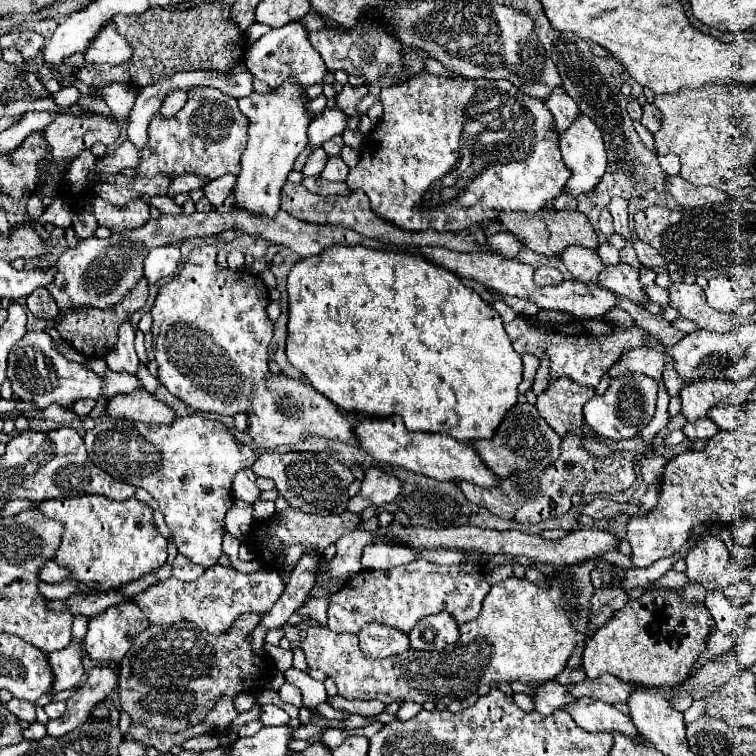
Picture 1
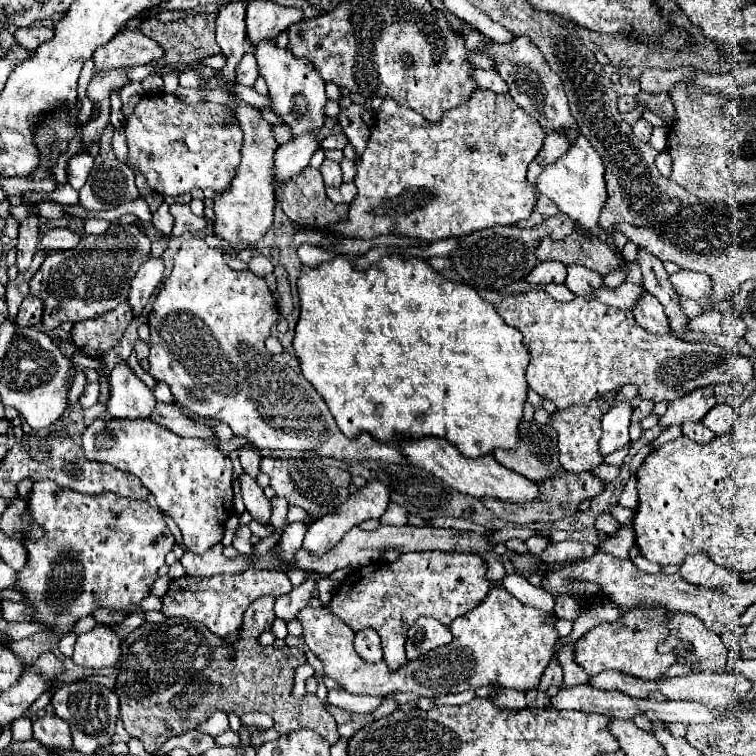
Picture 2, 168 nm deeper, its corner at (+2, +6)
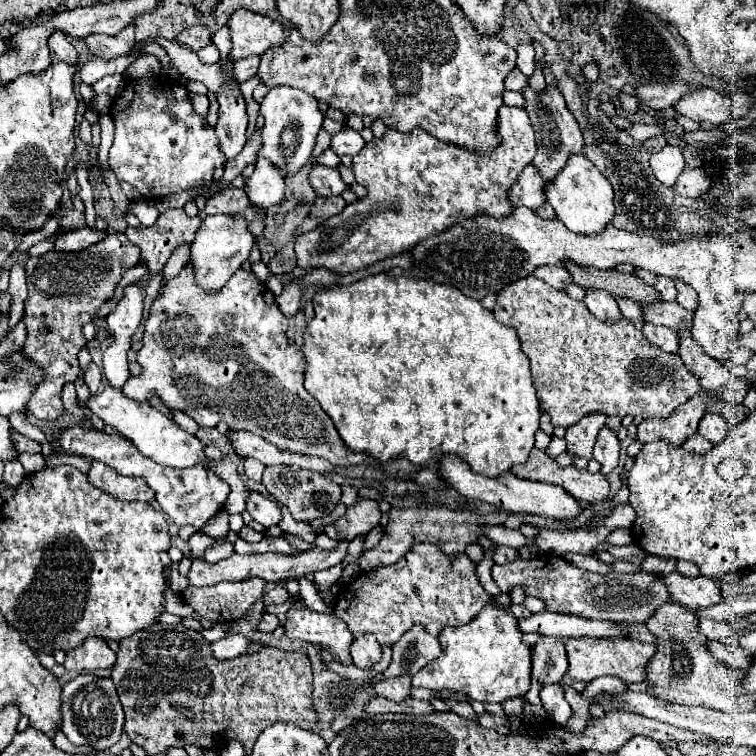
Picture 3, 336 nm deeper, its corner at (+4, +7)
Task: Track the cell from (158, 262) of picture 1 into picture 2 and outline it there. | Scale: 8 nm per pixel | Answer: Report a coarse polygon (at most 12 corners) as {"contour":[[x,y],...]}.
{"contour":[[149,257],[131,279],[129,305],[143,311],[165,271],[161,257]]}

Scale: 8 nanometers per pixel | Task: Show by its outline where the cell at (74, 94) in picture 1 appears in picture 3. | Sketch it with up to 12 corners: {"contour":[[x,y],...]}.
{"contour":[[214,44],[197,51],[203,63],[215,63],[220,53]]}

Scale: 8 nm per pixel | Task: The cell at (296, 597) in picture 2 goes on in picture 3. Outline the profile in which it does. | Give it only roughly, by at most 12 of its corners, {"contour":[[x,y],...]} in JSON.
{"contour":[[267,612],[259,620],[259,632],[273,632],[279,626],[279,618]]}

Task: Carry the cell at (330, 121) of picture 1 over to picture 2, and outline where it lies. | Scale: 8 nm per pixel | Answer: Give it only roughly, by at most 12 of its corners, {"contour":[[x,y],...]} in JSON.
{"contour":[[307,131],[275,151],[275,187],[309,165],[321,147]]}

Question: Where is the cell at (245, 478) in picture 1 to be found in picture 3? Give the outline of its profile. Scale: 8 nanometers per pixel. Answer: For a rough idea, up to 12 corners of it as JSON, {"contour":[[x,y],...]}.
{"contour":[[259,492],[247,498],[255,522],[271,528],[281,522],[279,506]]}

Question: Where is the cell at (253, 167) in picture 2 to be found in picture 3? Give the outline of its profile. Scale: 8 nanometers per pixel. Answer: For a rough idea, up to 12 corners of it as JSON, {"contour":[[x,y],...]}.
{"contour":[[207,216],[189,248],[197,286],[219,290],[249,258],[243,218]]}

